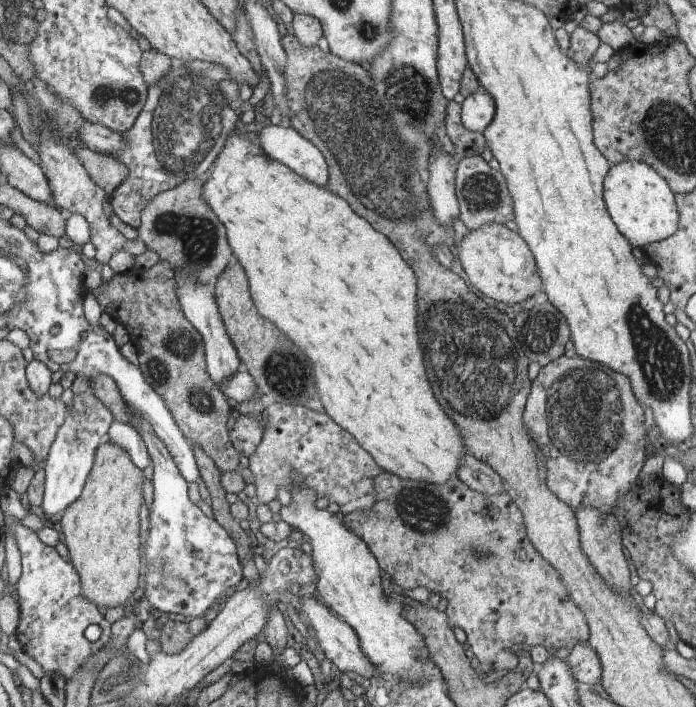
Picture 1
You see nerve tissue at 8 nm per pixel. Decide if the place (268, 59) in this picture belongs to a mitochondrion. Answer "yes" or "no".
no

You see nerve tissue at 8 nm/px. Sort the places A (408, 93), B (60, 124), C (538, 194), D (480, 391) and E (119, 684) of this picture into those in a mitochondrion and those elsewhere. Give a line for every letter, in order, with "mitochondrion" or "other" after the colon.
A: mitochondrion
B: mitochondrion
C: other
D: mitochondrion
E: mitochondrion

